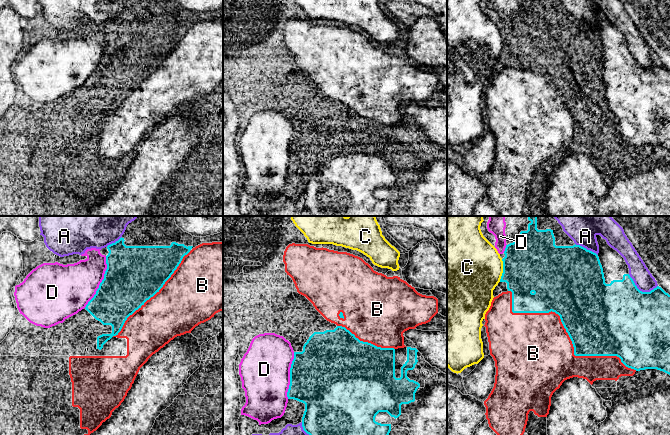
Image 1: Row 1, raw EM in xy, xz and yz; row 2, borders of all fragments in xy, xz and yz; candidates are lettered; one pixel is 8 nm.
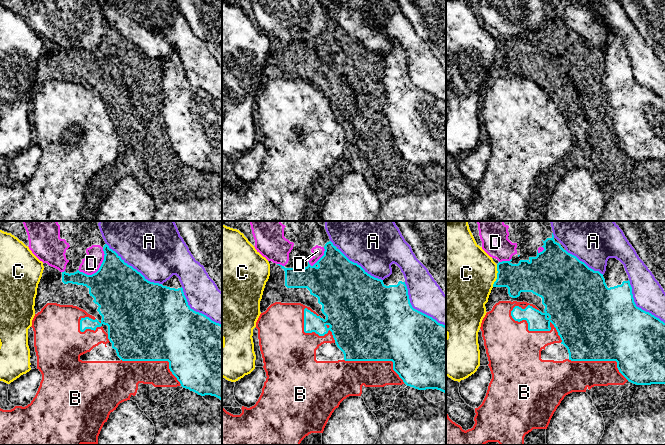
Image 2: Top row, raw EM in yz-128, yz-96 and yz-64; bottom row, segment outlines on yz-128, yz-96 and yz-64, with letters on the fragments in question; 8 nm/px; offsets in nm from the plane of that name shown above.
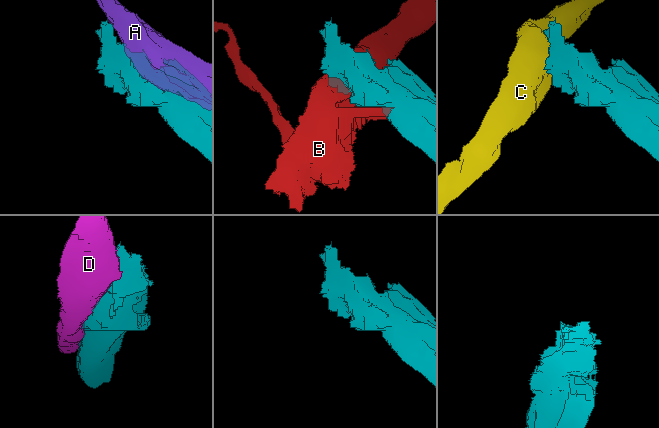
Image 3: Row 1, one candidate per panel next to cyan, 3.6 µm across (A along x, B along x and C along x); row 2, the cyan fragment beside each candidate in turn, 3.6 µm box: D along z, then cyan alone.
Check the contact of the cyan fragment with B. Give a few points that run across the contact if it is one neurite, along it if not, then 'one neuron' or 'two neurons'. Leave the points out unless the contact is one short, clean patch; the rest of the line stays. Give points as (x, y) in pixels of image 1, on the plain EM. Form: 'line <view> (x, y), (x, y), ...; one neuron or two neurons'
two neurons

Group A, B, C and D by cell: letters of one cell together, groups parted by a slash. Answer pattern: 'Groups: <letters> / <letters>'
Groups: A / B / C / D

